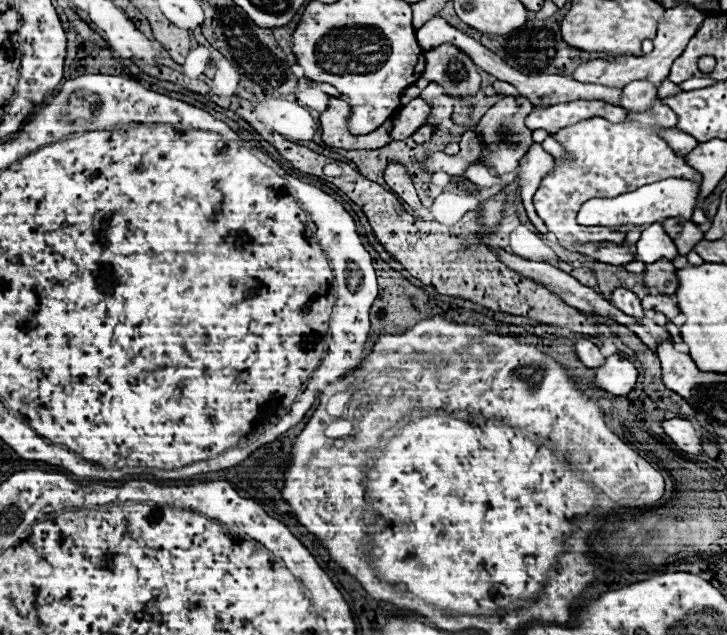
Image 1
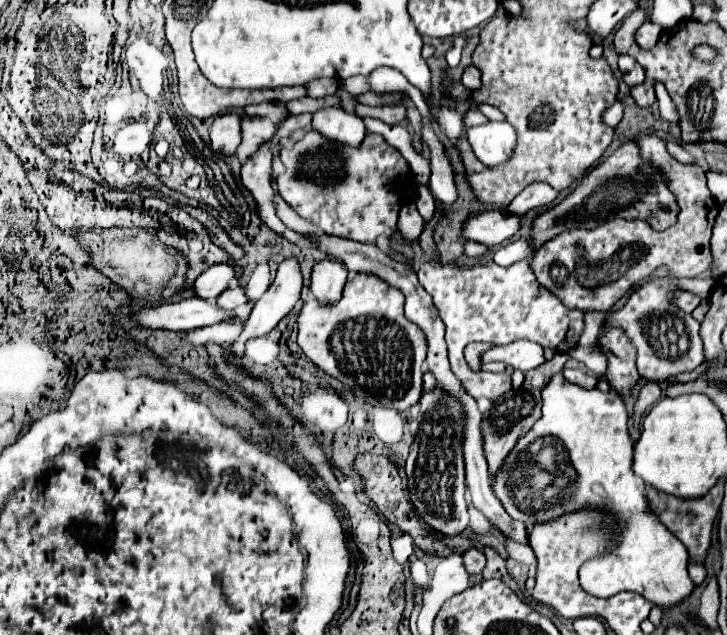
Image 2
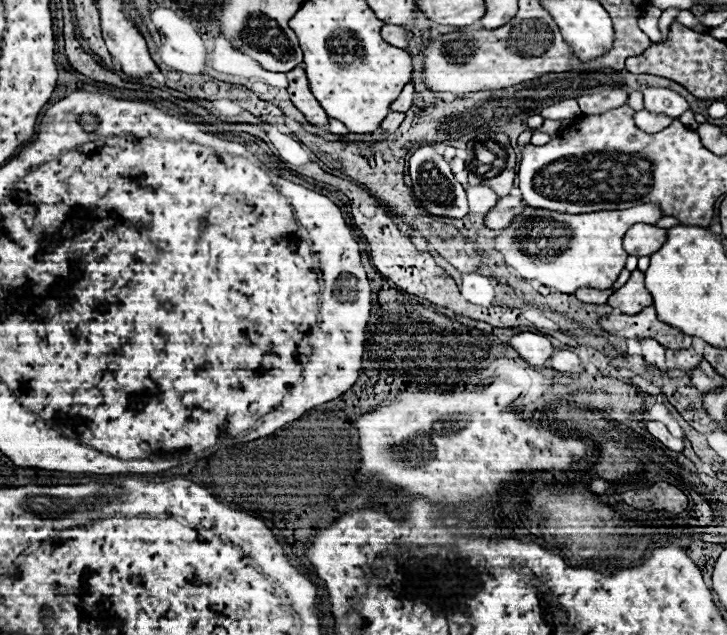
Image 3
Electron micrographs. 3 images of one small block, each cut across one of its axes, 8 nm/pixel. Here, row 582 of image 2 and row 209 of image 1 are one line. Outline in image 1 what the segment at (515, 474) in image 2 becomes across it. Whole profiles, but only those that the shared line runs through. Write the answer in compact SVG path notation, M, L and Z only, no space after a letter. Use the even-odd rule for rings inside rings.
M666 178L654 184L640 186L638 190L620 194L616 198L602 198L602 200L592 198L580 208L576 222L588 224L588 226L608 226L608 228L626 226L626 230L630 230L634 226L644 226L644 224L652 224L652 222L660 222L660 220L676 218L676 216L688 220L698 202L698 194L700 194L700 184L692 180L684 180L684 178Z

